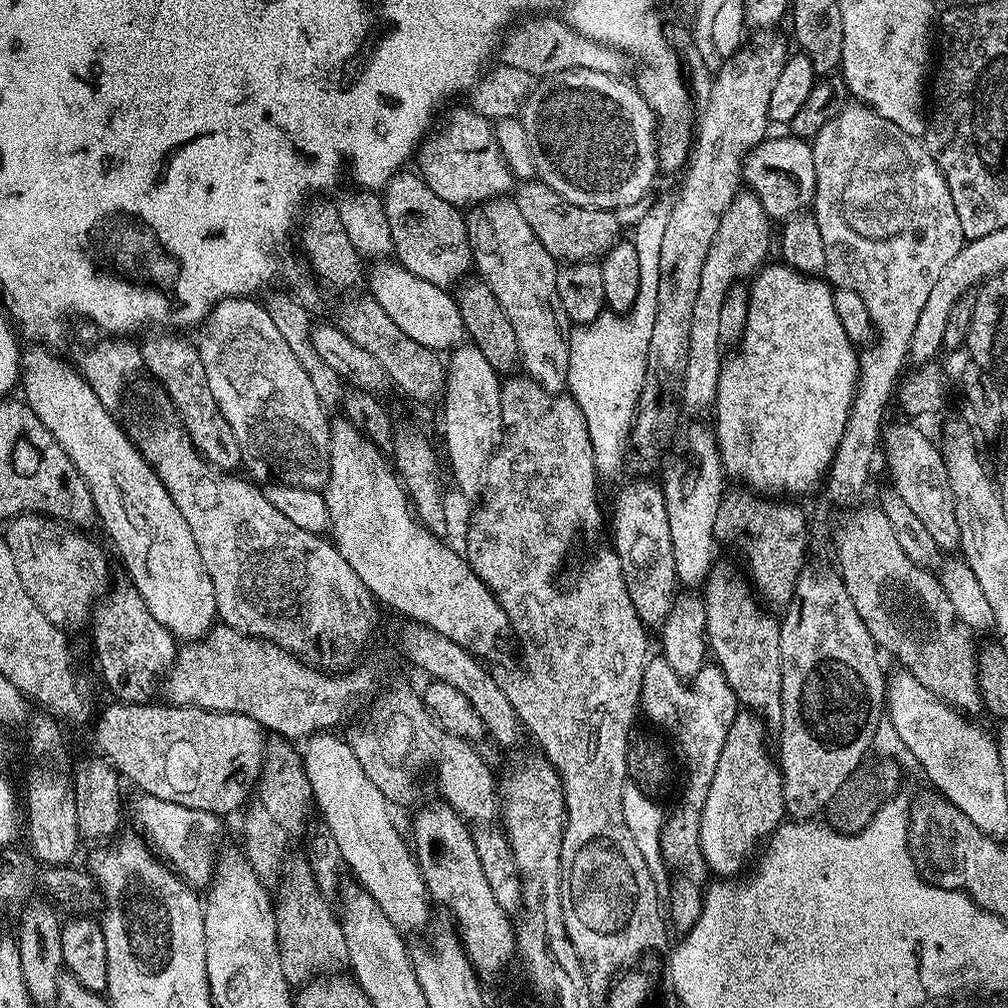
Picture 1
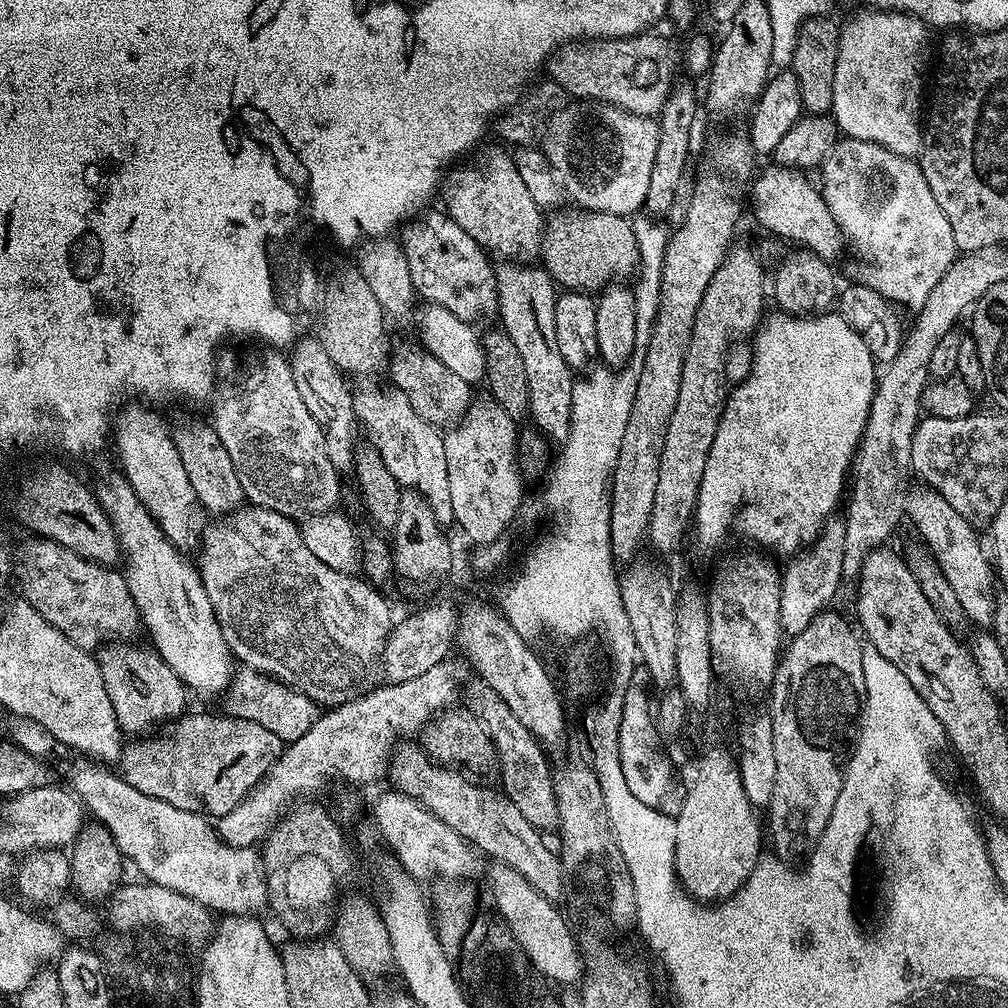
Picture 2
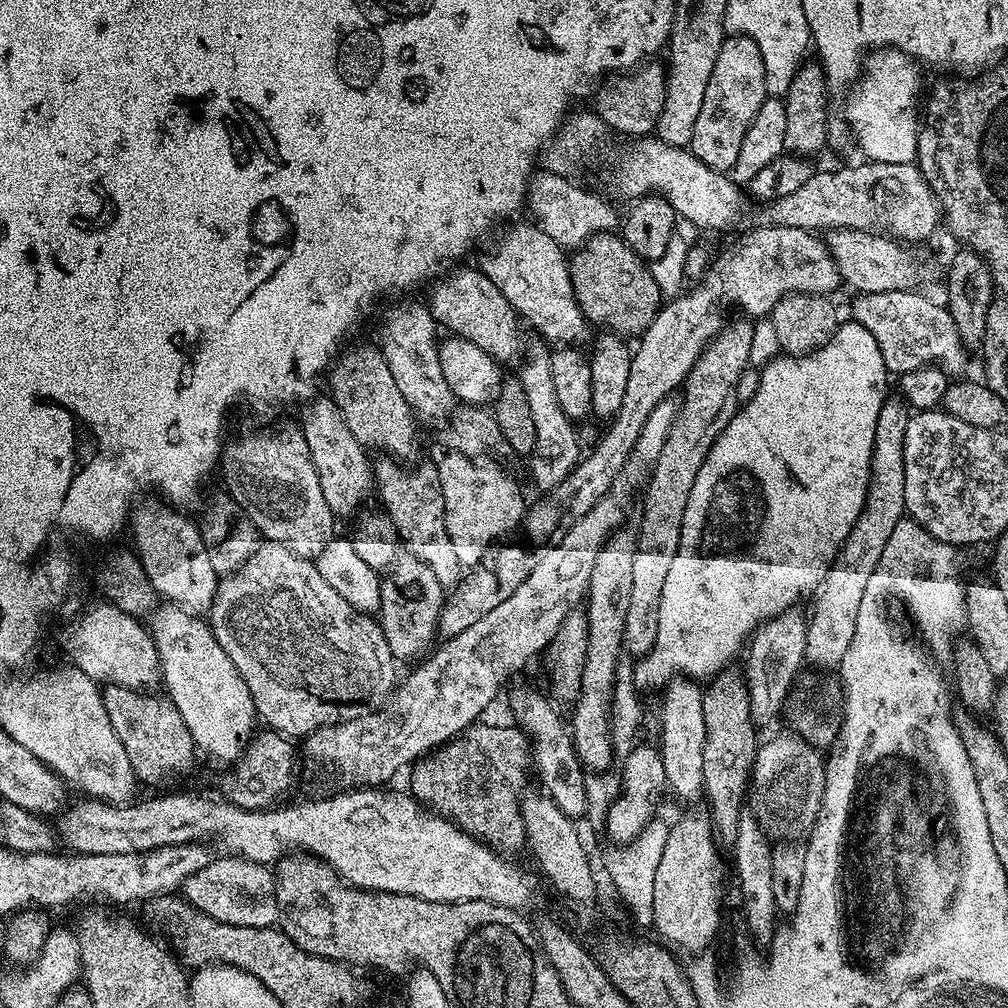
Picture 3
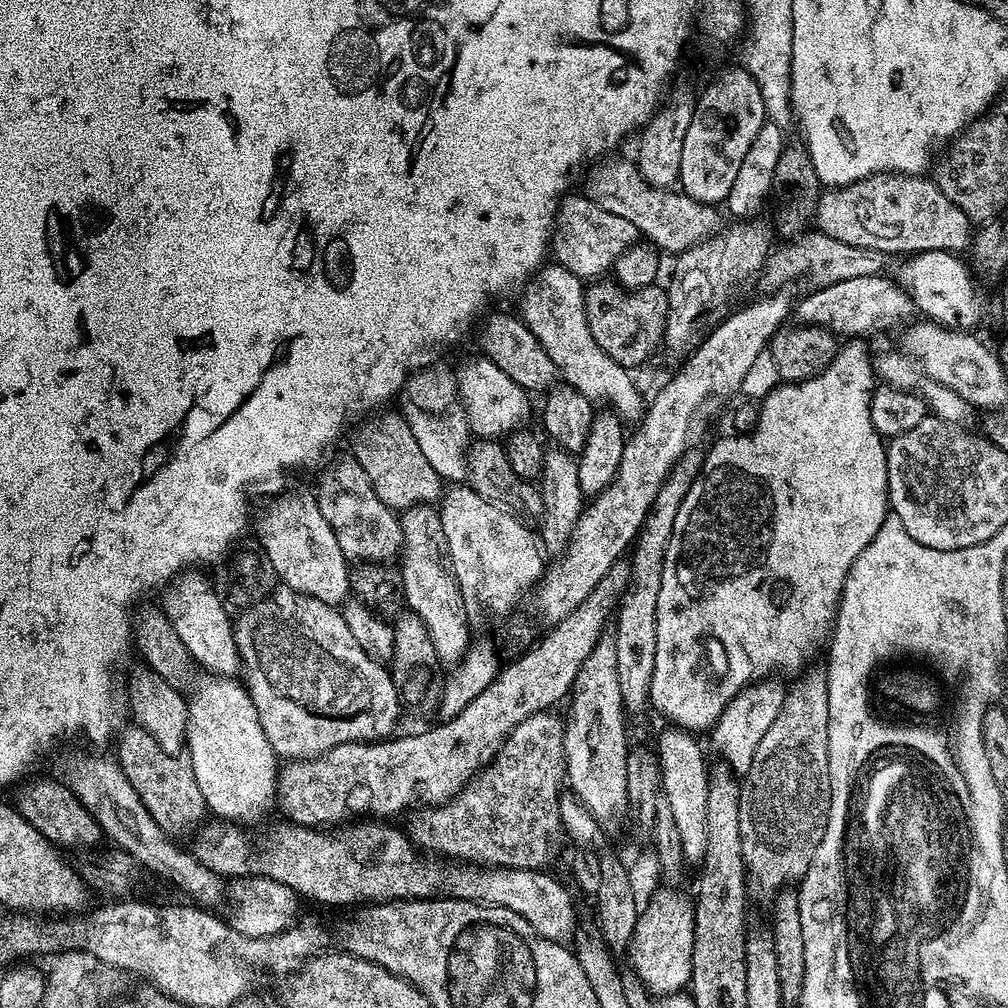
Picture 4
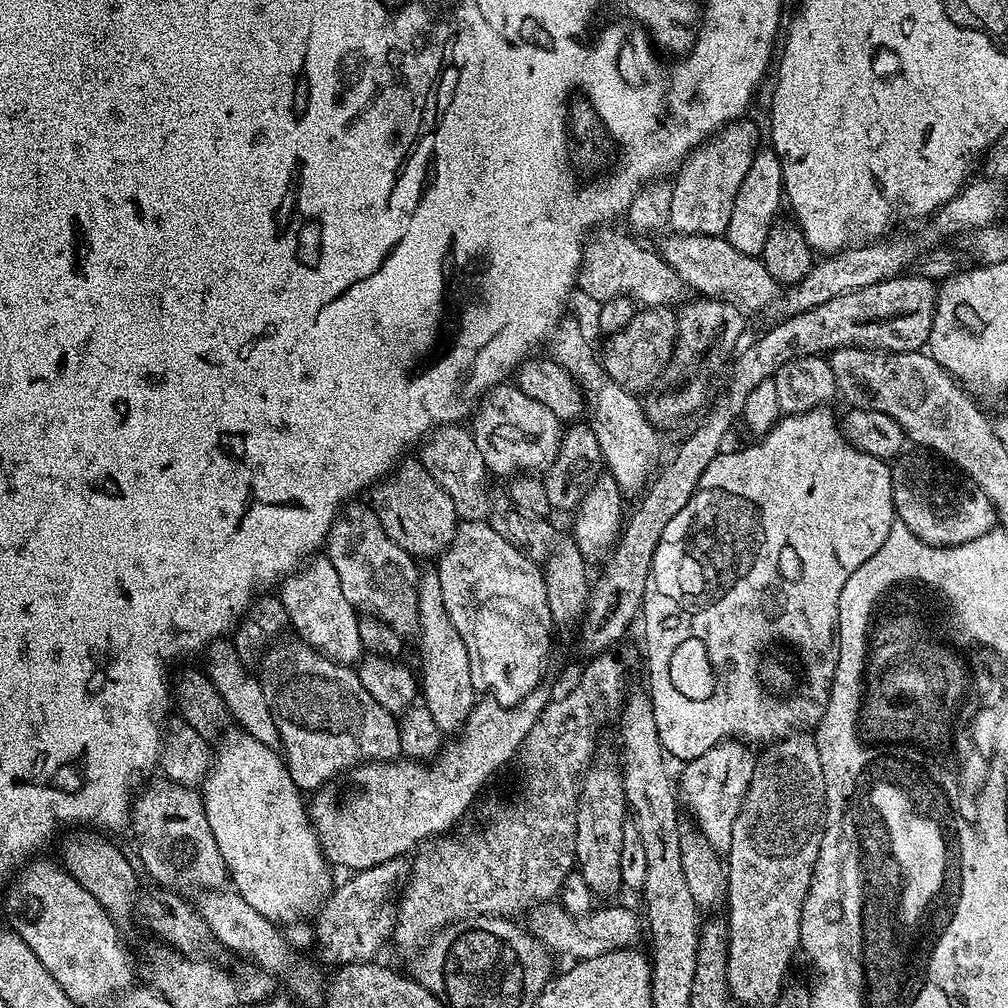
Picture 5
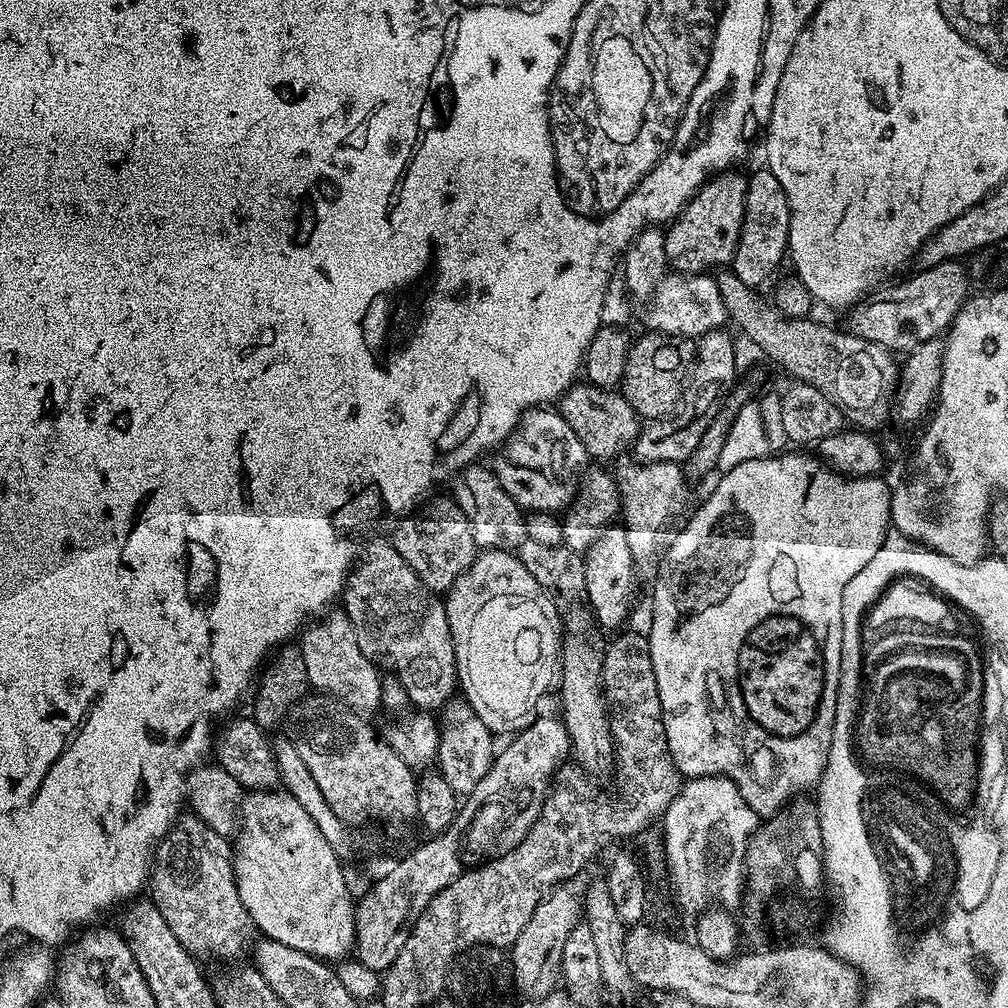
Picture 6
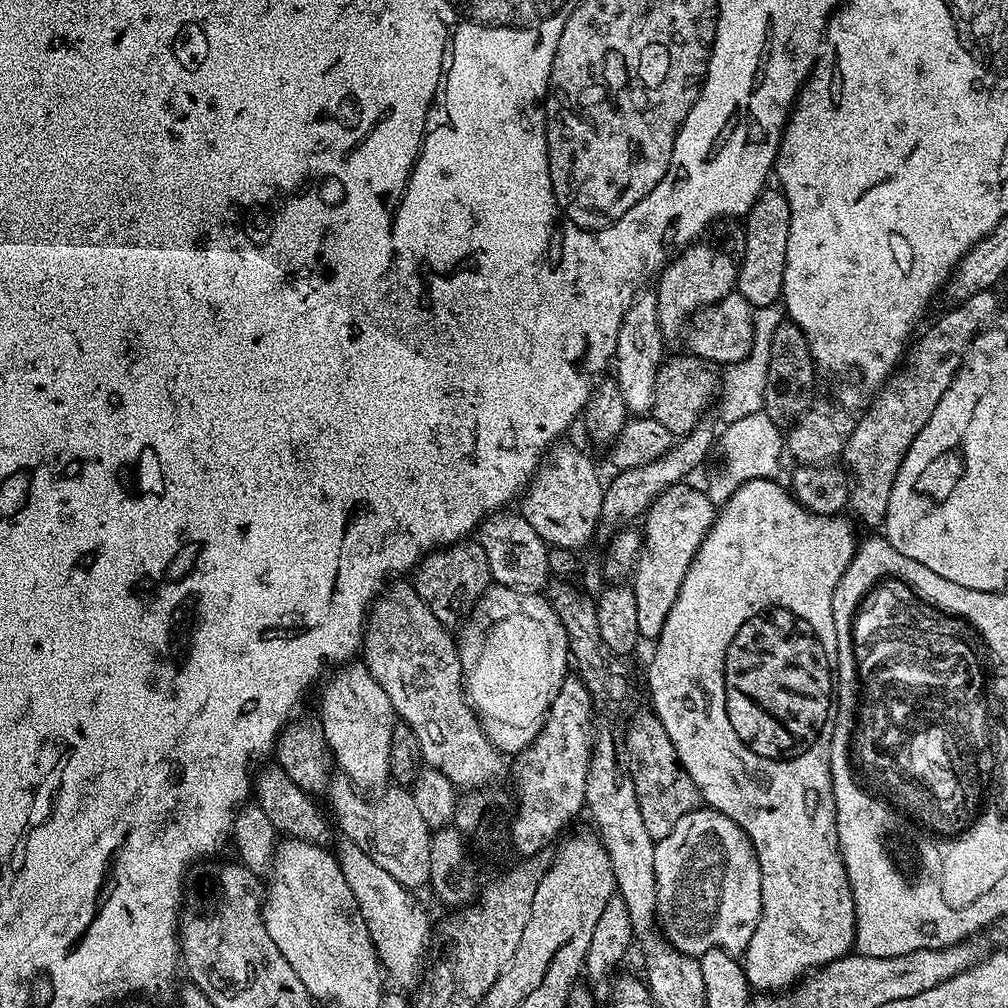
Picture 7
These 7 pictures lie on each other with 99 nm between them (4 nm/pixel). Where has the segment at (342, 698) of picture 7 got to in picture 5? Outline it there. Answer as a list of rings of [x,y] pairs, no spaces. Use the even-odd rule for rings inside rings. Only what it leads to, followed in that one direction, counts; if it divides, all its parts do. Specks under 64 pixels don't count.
[[[317,555],[303,570],[285,576],[279,588],[278,599],[284,604],[289,625],[293,629],[296,627],[297,634],[304,639],[301,641],[307,647],[345,666],[355,665],[361,659],[360,616],[350,602],[346,602],[346,594],[342,594],[342,585],[338,582],[338,570],[334,570],[327,555]]]

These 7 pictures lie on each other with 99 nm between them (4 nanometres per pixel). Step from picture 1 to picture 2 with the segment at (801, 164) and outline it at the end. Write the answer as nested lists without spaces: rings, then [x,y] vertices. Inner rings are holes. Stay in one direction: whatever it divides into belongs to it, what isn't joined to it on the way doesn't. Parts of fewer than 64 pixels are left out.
[[[771,166],[752,184],[752,204],[756,207],[756,220],[768,232],[786,240],[797,240],[823,260],[836,262],[846,252],[846,241],[838,222],[830,214],[821,189],[807,180],[803,171]]]

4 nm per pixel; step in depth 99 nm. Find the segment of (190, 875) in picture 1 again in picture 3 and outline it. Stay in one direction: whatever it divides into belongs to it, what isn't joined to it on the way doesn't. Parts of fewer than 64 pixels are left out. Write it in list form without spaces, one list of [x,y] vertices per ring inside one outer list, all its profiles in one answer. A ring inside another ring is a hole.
[[[224,856],[204,867],[187,879],[182,894],[195,908],[228,925],[268,928],[279,917],[275,873],[265,864],[240,857]]]

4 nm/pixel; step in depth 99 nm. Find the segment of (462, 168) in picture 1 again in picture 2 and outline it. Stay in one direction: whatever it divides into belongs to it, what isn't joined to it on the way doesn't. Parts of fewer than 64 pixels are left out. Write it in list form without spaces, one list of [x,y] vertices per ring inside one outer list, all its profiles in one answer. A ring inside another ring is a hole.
[[[488,148],[480,156],[480,168],[449,175],[442,184],[444,204],[449,216],[478,246],[493,257],[504,256],[505,261],[516,262],[519,256],[535,257],[540,250],[540,238],[545,219],[542,210],[530,198],[530,190],[522,183],[516,161],[500,148]]]

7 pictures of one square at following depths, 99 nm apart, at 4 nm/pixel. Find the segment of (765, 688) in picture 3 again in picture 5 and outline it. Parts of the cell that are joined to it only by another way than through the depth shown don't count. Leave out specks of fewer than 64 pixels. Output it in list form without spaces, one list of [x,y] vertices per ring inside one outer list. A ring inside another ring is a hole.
[[[735,739],[726,740],[706,750],[706,754],[687,761],[683,765],[684,773],[678,776],[678,792],[682,797],[683,807],[692,811],[699,835],[709,848],[719,854],[727,853],[732,844],[734,818],[738,818],[742,802],[746,798],[746,790],[750,786],[754,756],[747,750],[749,751],[743,743]]]

